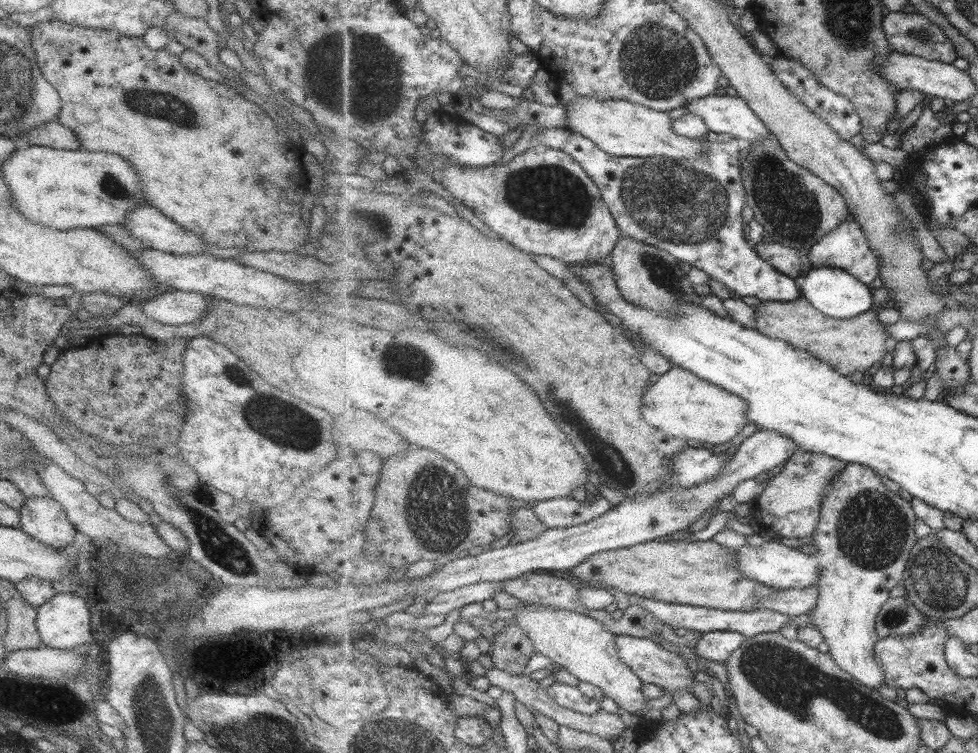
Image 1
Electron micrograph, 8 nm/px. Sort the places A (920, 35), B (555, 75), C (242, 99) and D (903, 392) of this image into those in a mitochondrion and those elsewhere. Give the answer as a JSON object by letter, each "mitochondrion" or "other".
{"A":"mitochondrion","B":"other","C":"other","D":"other"}

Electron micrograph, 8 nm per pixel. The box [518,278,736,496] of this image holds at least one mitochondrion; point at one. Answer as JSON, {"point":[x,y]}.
{"point":[607,455]}

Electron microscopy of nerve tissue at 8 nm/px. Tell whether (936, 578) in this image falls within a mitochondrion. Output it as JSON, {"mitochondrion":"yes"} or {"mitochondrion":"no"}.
{"mitochondrion":"yes"}

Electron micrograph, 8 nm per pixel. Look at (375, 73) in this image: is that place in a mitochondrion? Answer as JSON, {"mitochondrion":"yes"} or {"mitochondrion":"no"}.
{"mitochondrion":"yes"}

